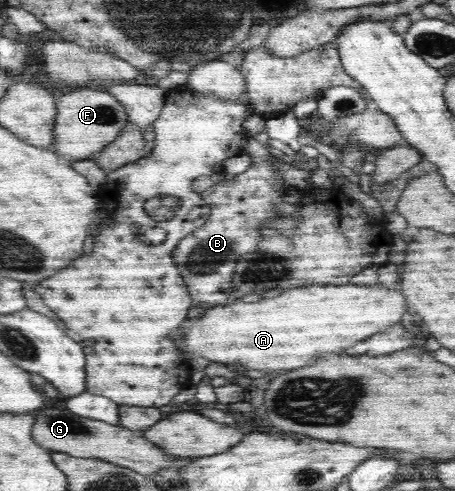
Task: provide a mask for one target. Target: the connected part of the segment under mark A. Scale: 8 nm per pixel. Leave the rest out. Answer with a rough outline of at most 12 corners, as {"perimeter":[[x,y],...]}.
{"perimeter":[[311,285],[183,323],[183,357],[299,369],[403,321],[405,297]]}

